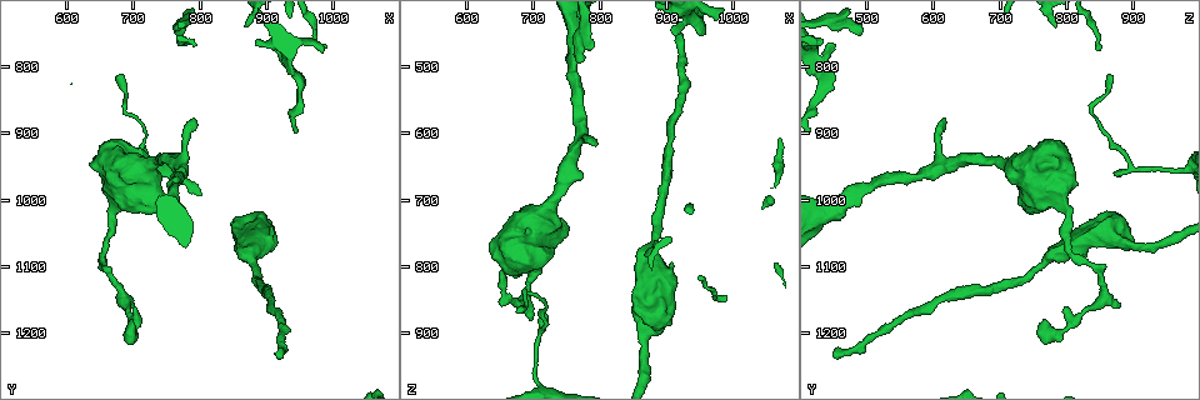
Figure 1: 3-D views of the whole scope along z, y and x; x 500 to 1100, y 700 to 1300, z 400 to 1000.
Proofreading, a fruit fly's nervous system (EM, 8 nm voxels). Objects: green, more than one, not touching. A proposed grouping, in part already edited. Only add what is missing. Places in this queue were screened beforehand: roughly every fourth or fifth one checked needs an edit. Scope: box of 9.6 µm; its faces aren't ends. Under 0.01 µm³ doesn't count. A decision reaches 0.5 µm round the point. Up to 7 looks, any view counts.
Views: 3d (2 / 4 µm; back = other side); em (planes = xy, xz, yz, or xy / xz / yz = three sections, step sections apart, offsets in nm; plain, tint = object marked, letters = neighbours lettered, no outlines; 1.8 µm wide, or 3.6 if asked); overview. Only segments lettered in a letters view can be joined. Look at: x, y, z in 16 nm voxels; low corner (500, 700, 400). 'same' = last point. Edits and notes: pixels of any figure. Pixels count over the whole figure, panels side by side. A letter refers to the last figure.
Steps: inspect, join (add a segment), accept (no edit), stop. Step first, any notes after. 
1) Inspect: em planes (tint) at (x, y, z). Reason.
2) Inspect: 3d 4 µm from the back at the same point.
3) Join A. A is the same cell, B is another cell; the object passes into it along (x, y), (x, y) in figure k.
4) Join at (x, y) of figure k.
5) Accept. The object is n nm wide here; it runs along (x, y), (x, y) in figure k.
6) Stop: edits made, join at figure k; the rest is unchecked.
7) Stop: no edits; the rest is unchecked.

Inspect: em planes (tint) at (910, 770, 450). Branch stops here.

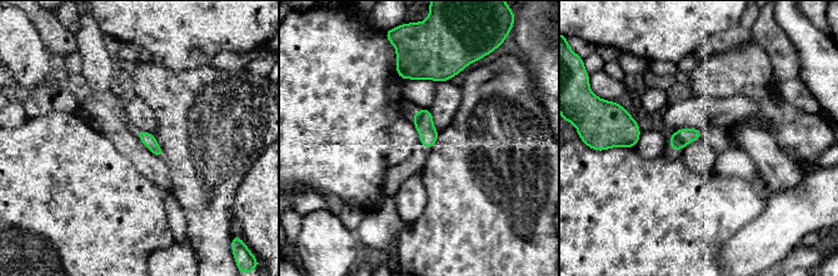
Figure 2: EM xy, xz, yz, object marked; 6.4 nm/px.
Inspect: em planes (letters) at the same point.

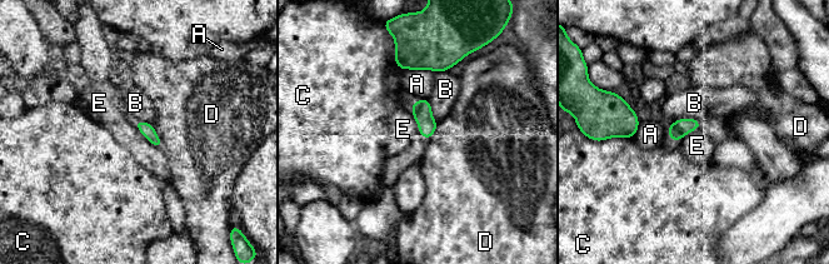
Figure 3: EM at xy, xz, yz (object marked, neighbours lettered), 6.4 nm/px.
Accept. The longest contact is with A, 220 nm; A, B, C, D and E are other cells; none of them fits.

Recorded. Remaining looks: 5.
Inspect: em planes (plain) at (775, 755, 495). Branch stops here.

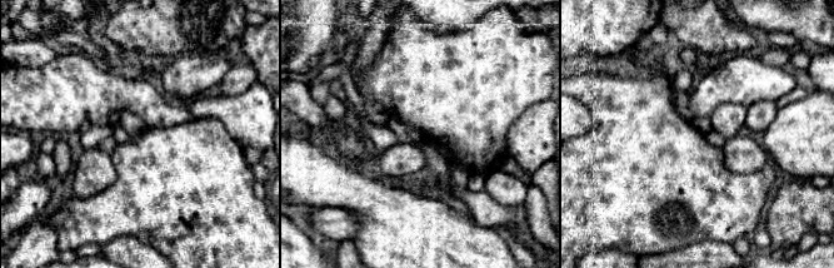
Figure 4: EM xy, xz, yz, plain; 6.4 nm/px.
Inspect: em planes (tint) at the same point.

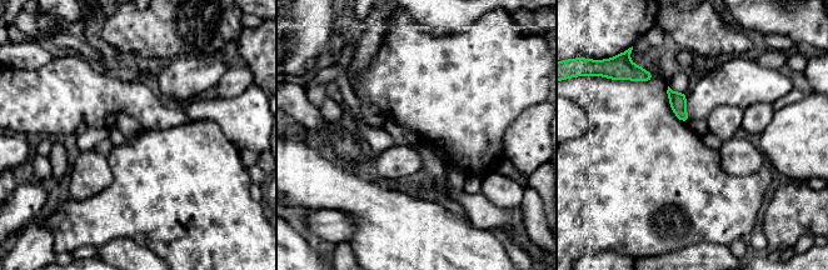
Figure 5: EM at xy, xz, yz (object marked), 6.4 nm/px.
Inspect: em planes (letters) at the same point.

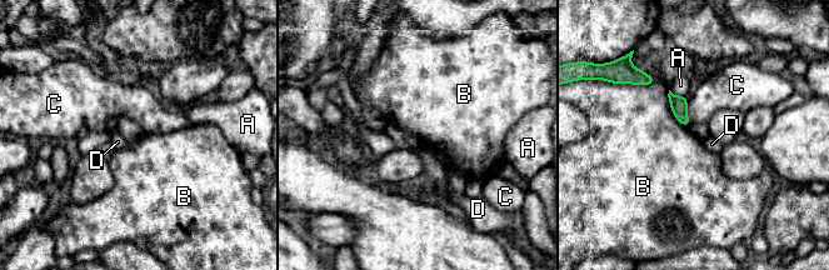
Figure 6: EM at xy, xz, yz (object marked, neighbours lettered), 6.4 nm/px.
Accept. A, B, C and D are other cells; a border runs along (668, 90), (673, 115), (688, 128) in figure 6; none of them fits.

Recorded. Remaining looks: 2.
Inspect: em planes (letters) at (795, 880, 620). Branch stops here.

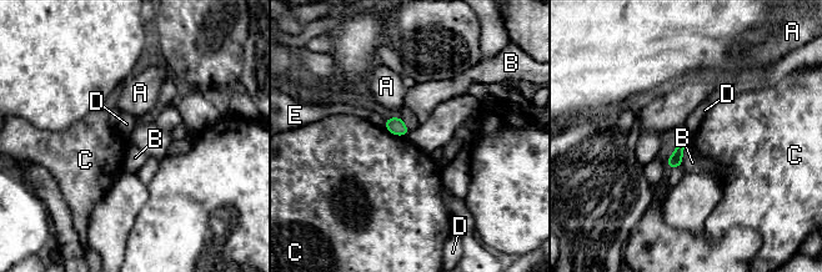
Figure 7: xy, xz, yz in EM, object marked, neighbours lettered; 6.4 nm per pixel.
Accept. A, B, C, D and E are other cells; a border runs along (386, 129), (392, 134), (402, 136) in figure 7; none of them fits.

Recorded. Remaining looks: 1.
Stop: no edits; the rest is unchecked.

